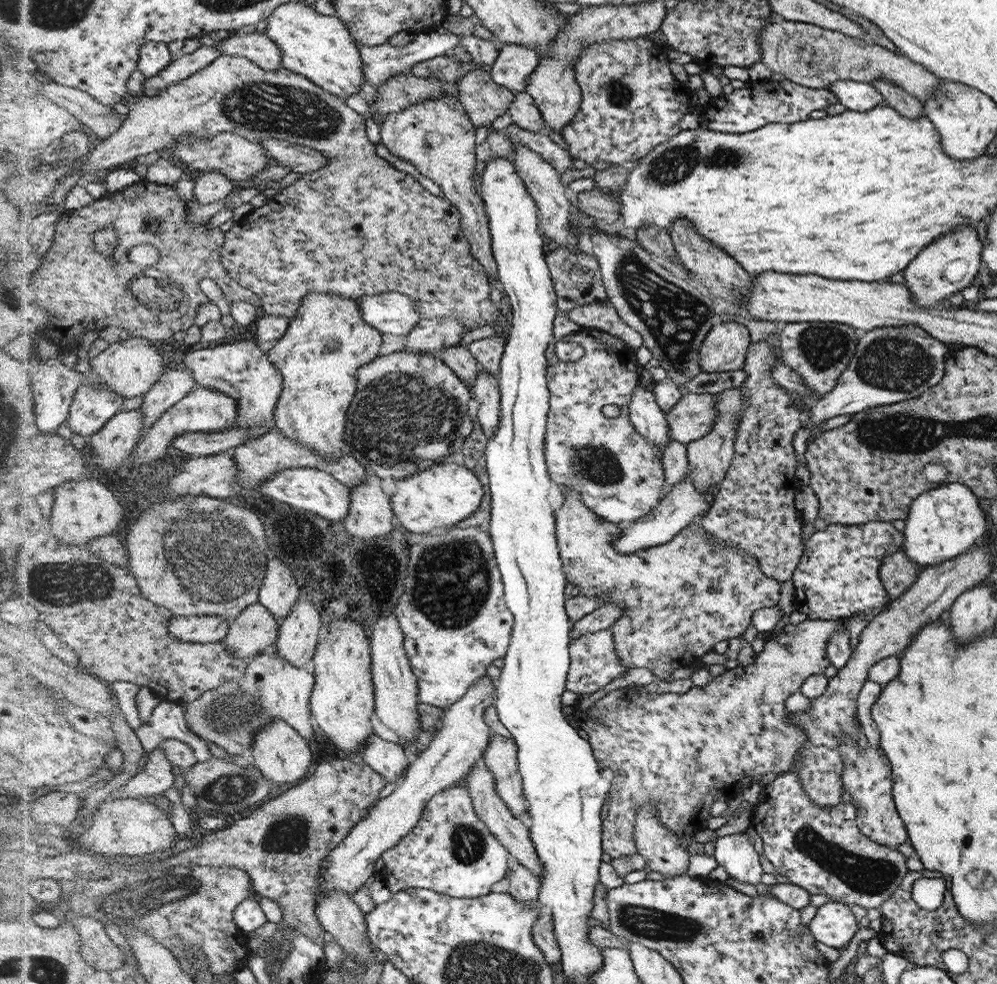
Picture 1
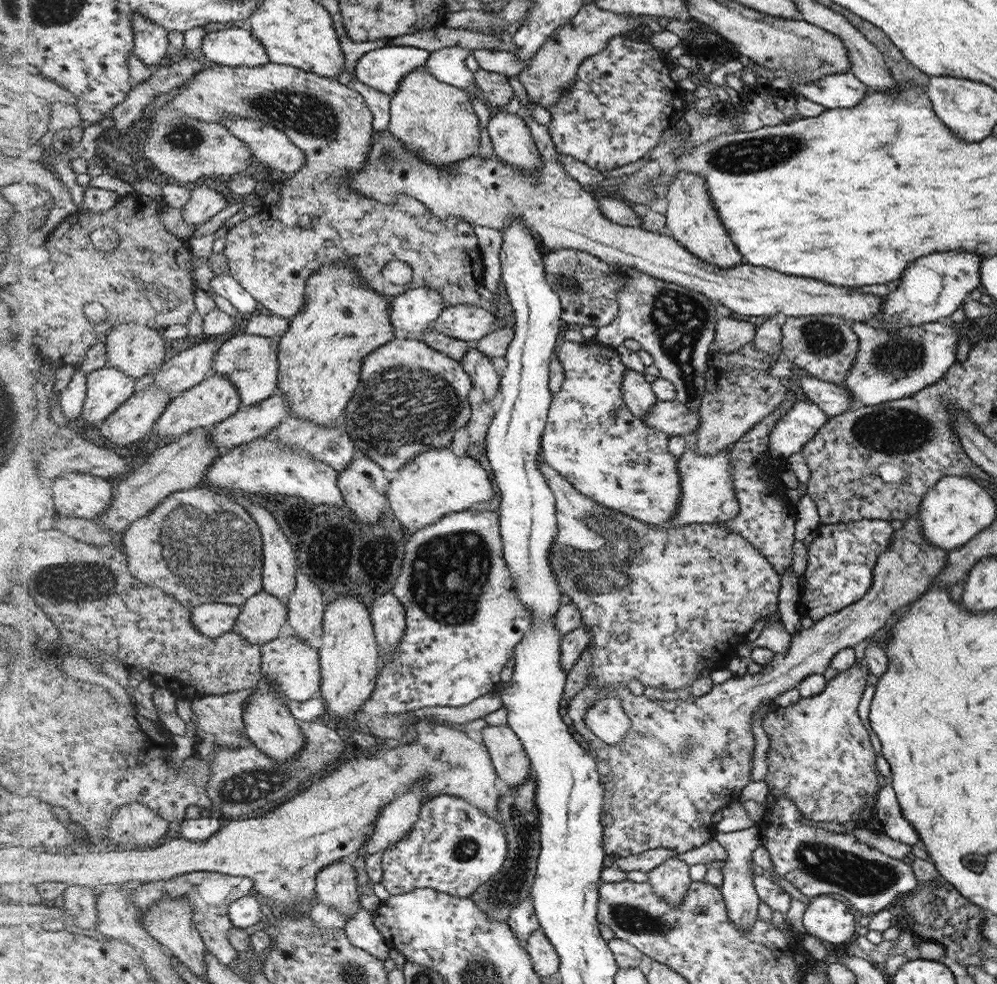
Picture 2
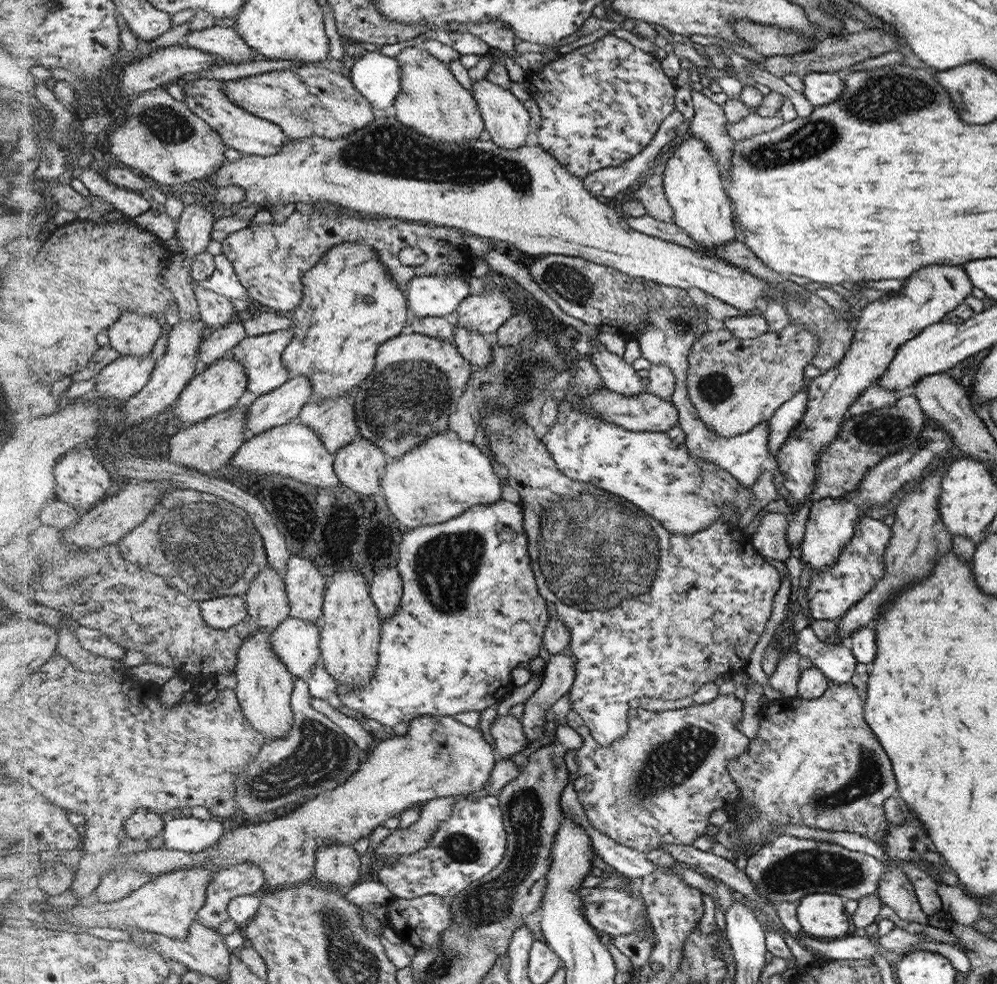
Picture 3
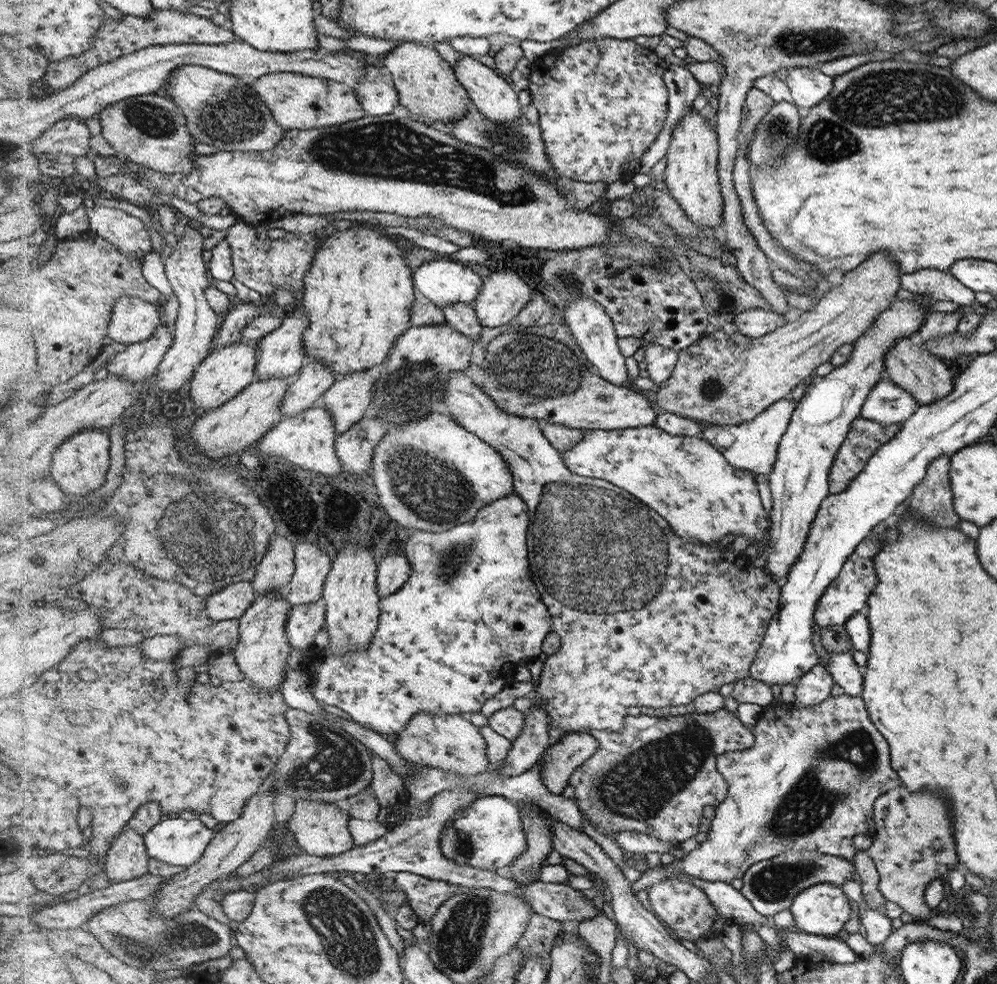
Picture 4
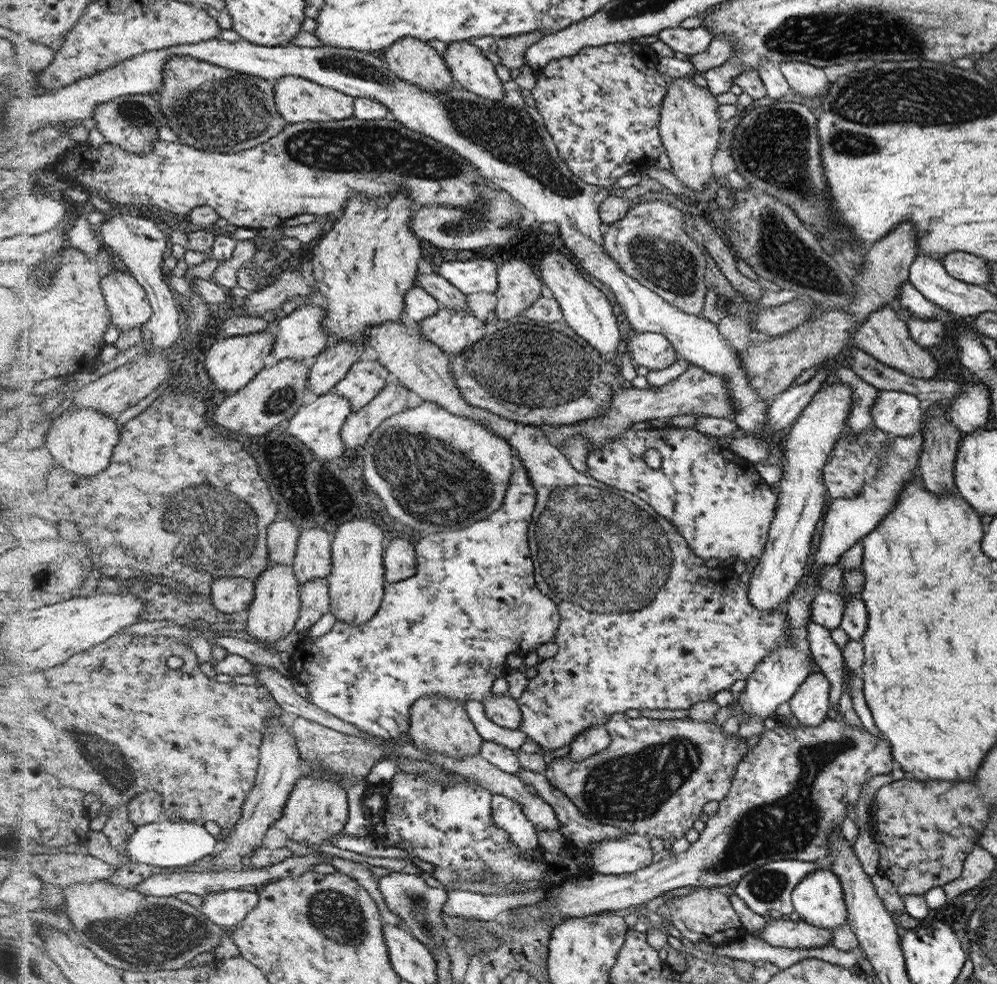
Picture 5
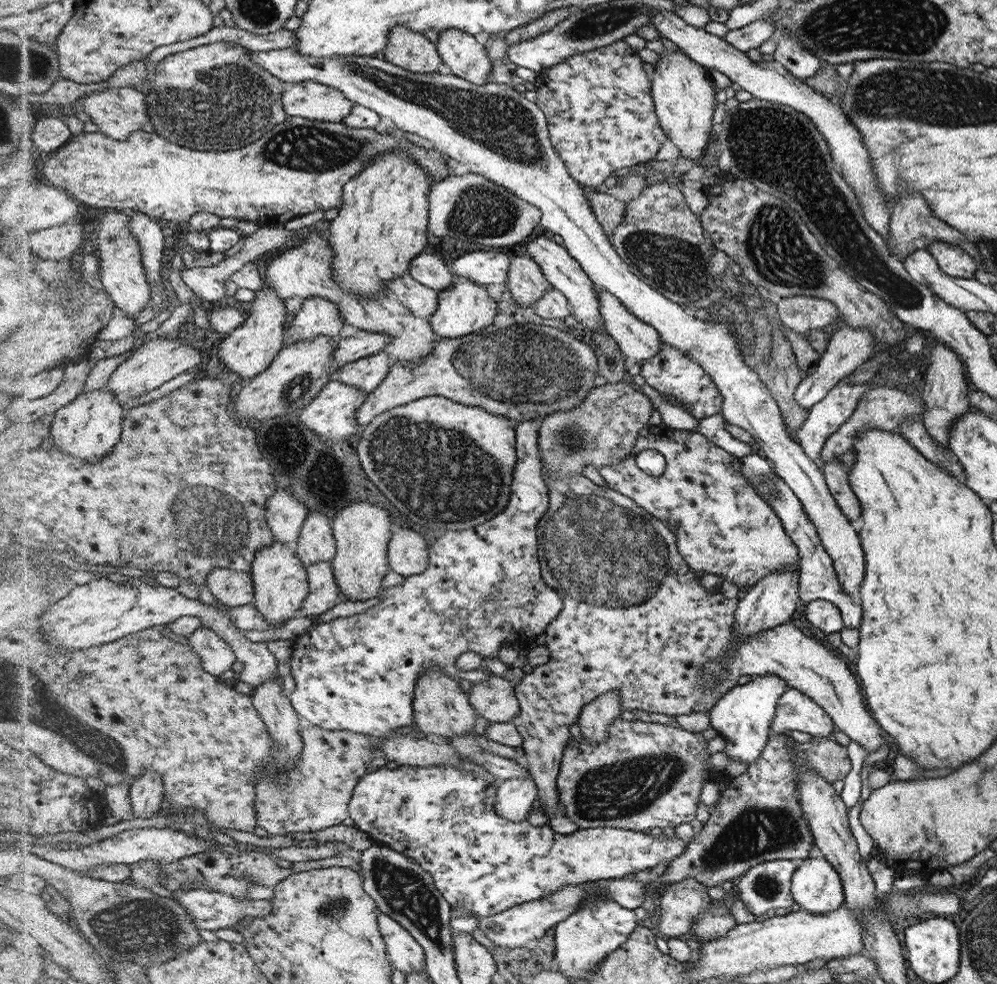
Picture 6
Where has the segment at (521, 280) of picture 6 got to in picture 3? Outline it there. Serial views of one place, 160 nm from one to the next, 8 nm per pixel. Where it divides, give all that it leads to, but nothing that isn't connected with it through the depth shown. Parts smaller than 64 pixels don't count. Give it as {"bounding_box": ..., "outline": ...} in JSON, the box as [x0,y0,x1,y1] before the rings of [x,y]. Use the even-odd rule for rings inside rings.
{"bounding_box":[456,290,512,334],"outline":[[[489,290],[479,295],[468,295],[457,308],[458,322],[456,327],[472,329],[482,334],[496,332],[512,315],[512,301],[502,290]]]}

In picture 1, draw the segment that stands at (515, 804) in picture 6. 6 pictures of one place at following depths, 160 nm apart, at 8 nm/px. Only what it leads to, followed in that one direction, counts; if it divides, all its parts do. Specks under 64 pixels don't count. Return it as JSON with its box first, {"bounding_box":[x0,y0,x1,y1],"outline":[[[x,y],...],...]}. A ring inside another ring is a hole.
{"bounding_box":[380,785,509,898],"outline":[[[463,785],[448,787],[426,804],[422,819],[411,833],[394,849],[384,852],[381,856],[384,868],[380,875],[393,894],[408,888],[426,888],[448,897],[479,898],[490,894],[492,886],[506,876],[509,871],[508,854],[506,846],[491,833],[478,815],[470,789]]]}

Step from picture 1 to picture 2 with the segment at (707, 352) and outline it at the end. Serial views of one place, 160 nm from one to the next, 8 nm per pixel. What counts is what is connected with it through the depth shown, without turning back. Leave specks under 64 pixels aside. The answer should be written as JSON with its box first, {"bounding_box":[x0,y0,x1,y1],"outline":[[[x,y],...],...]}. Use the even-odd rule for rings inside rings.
{"bounding_box":[712,316,757,354],"outline":[[[721,316],[715,326],[715,337],[712,341],[713,352],[718,354],[734,354],[742,346],[752,343],[756,336],[757,326],[743,318]]]}

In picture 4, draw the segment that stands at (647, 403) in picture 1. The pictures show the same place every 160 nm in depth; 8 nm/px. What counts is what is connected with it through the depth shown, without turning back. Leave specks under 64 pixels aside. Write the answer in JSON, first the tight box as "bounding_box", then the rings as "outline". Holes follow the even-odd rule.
{"bounding_box":[564,297,630,386],"outline":[[[574,297],[572,300],[567,300],[567,305],[564,307],[564,320],[580,346],[580,350],[592,363],[592,368],[603,377],[603,380],[623,386],[630,376],[625,364],[625,357],[618,348],[619,336],[616,334],[614,323],[606,309],[590,297]]]}

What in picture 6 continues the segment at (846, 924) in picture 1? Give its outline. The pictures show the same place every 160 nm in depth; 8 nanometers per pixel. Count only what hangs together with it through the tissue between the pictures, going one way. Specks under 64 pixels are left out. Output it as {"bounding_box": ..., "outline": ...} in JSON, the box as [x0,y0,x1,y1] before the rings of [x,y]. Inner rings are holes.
{"bounding_box":[791,858,846,915],"outline":[[[808,858],[798,862],[798,870],[791,880],[791,893],[795,902],[801,909],[812,914],[828,915],[843,907],[846,902],[846,894],[843,892],[843,879],[838,870],[824,858]]]}

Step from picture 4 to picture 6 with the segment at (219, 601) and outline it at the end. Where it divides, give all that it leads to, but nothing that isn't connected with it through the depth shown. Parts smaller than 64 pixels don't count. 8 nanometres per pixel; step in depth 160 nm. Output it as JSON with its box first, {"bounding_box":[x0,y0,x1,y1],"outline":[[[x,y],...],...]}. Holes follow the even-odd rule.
{"bounding_box":[207,568,257,607],"outline":[[[217,568],[210,573],[207,586],[218,601],[230,607],[252,605],[257,598],[251,572]]]}

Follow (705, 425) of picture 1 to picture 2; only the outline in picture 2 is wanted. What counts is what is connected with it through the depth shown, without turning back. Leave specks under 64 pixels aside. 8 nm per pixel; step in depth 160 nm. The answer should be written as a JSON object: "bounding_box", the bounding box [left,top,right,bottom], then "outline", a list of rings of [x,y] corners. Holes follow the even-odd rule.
{"bounding_box":[643,400,702,439],"outline":[[[676,400],[656,403],[643,422],[650,428],[667,433],[670,438],[684,436],[688,439],[698,432],[699,424],[702,423],[697,410]]]}

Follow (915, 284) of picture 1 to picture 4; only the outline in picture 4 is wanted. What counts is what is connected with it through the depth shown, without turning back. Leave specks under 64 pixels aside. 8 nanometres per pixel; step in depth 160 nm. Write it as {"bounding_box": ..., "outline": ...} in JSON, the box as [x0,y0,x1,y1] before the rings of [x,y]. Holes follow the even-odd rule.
{"bounding_box":[763,294,936,581],"outline":[[[917,294],[922,297],[922,303],[896,299],[888,310],[885,310],[875,319],[873,325],[868,328],[860,339],[853,344],[851,359],[843,366],[836,367],[826,377],[813,376],[807,384],[805,393],[800,398],[800,402],[795,404],[793,417],[790,420],[786,432],[782,435],[777,446],[777,455],[771,472],[768,474],[770,479],[770,491],[773,496],[773,506],[769,513],[770,539],[768,546],[763,552],[763,558],[766,560],[765,568],[771,572],[773,580],[785,581],[786,576],[790,574],[791,568],[795,566],[810,535],[812,523],[815,522],[819,508],[823,500],[830,494],[830,470],[839,448],[843,446],[844,439],[847,438],[848,431],[851,430],[851,424],[862,415],[863,405],[867,401],[867,396],[875,389],[876,384],[884,380],[887,372],[888,352],[896,348],[902,340],[910,337],[916,339],[915,335],[919,326],[929,312],[929,308],[936,300]]]}

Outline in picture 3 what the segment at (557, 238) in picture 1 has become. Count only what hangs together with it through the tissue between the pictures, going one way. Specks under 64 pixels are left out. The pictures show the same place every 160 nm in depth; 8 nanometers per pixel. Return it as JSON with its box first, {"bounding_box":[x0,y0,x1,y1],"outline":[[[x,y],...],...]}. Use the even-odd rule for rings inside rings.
{"bounding_box":[472,78,530,151],"outline":[[[484,78],[473,82],[472,96],[475,96],[476,100],[479,101],[480,112],[483,112],[485,124],[494,144],[504,148],[505,151],[516,150],[526,145],[530,114],[523,102],[520,102],[511,91],[503,89]]]}

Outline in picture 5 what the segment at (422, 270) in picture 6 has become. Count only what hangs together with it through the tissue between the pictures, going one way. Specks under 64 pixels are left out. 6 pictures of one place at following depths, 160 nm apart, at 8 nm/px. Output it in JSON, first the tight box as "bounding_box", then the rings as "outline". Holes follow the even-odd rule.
{"bounding_box":[418,271,470,311],"outline":[[[436,271],[420,273],[418,285],[436,298],[442,308],[470,311],[466,295],[450,284],[450,281],[443,279]]]}

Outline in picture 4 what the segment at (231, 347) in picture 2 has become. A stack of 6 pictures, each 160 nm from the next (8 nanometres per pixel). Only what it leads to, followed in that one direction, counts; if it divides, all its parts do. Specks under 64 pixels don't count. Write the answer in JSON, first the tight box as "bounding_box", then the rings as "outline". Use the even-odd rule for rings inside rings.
{"bounding_box":[256,315,309,381],"outline":[[[283,315],[282,324],[264,339],[259,340],[259,365],[256,374],[259,381],[272,380],[272,378],[294,379],[301,370],[306,360],[304,342],[302,342],[304,331],[308,328],[309,318],[304,315]]]}

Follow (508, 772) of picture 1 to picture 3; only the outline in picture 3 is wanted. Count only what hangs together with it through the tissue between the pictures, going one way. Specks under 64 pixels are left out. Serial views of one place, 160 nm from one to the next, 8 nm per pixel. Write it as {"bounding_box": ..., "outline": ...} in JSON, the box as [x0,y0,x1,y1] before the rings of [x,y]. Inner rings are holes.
{"bounding_box":[490,713,527,759],"outline":[[[508,713],[505,716],[495,717],[490,734],[496,743],[496,756],[502,759],[519,759],[526,756],[527,738],[519,718]]]}

